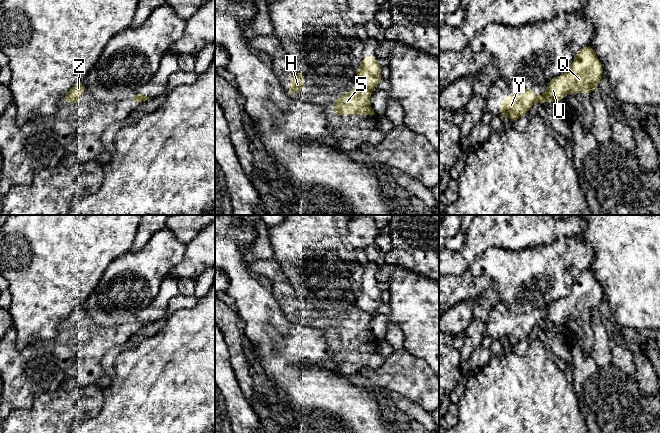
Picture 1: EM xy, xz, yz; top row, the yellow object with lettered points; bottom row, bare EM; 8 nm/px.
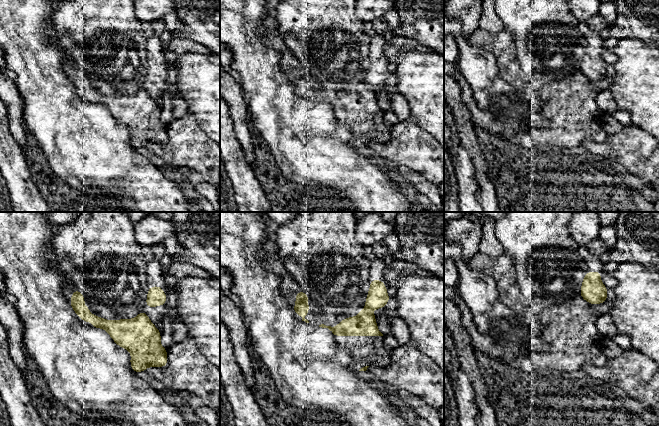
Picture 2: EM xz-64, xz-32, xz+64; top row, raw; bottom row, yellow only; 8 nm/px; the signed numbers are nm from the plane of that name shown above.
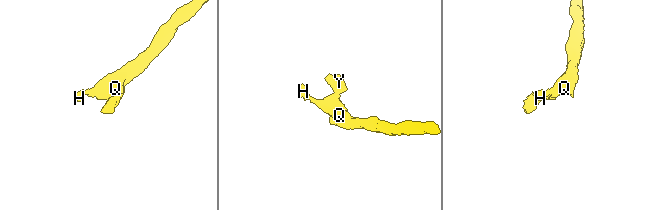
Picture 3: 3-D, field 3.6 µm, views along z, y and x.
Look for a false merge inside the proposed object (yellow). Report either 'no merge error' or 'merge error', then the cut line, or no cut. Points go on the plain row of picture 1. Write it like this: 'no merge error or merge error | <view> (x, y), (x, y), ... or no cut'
merge error | xz (359, 309), (371, 314)

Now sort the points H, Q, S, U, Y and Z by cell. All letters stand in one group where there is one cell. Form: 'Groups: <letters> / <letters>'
Groups: H Q S U Z / Y

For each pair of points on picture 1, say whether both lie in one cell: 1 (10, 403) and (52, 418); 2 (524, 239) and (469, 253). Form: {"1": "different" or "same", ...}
{"1": "different", "2": "same"}

